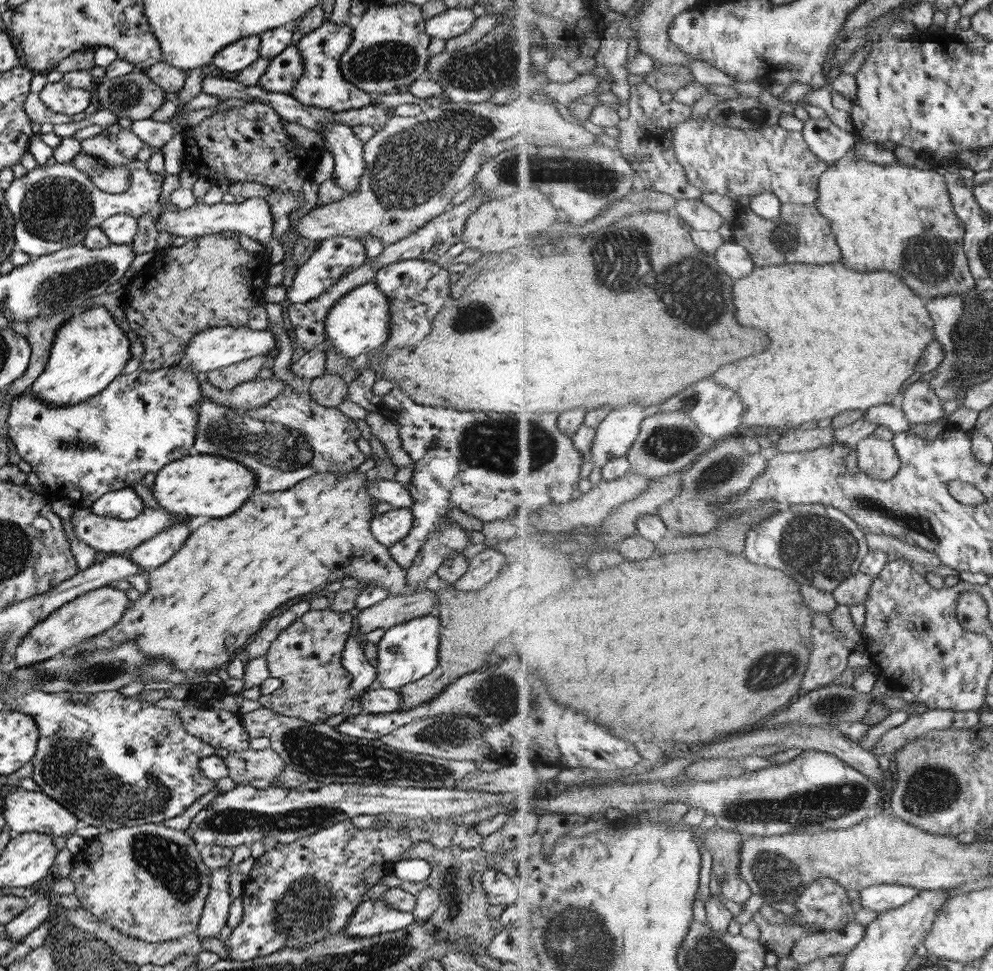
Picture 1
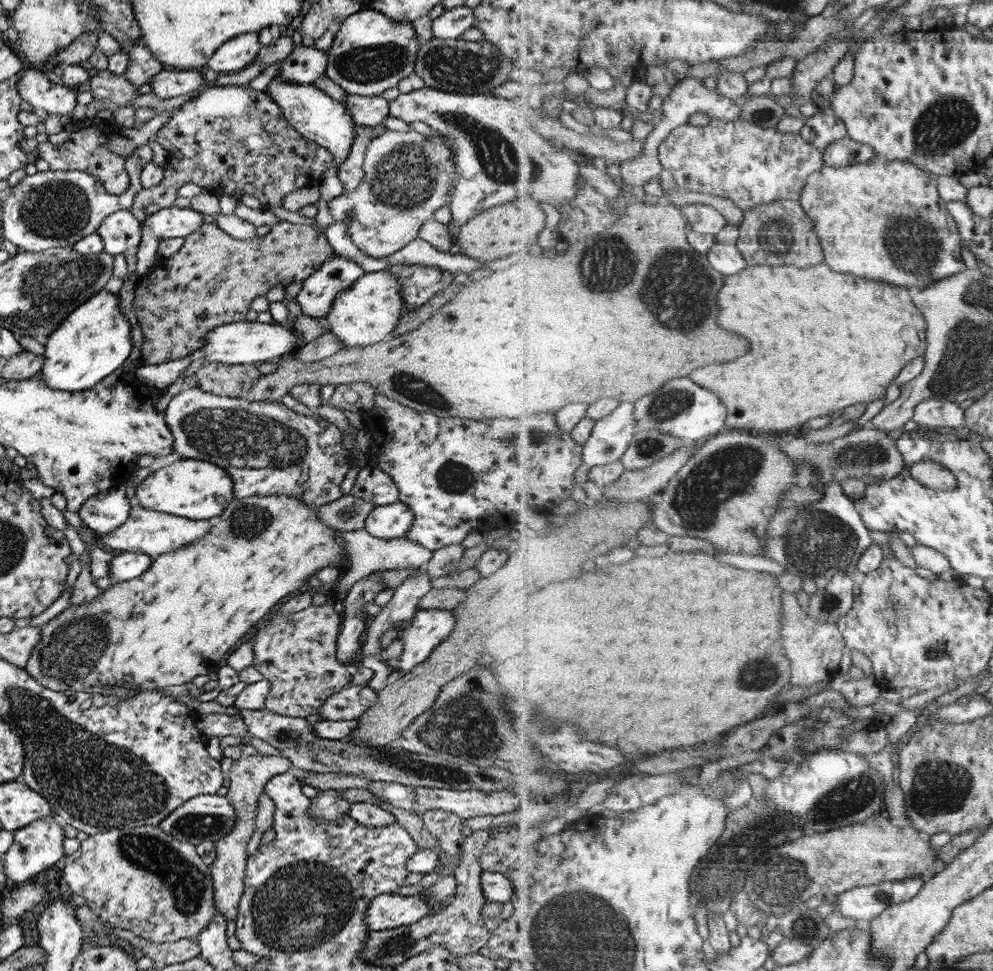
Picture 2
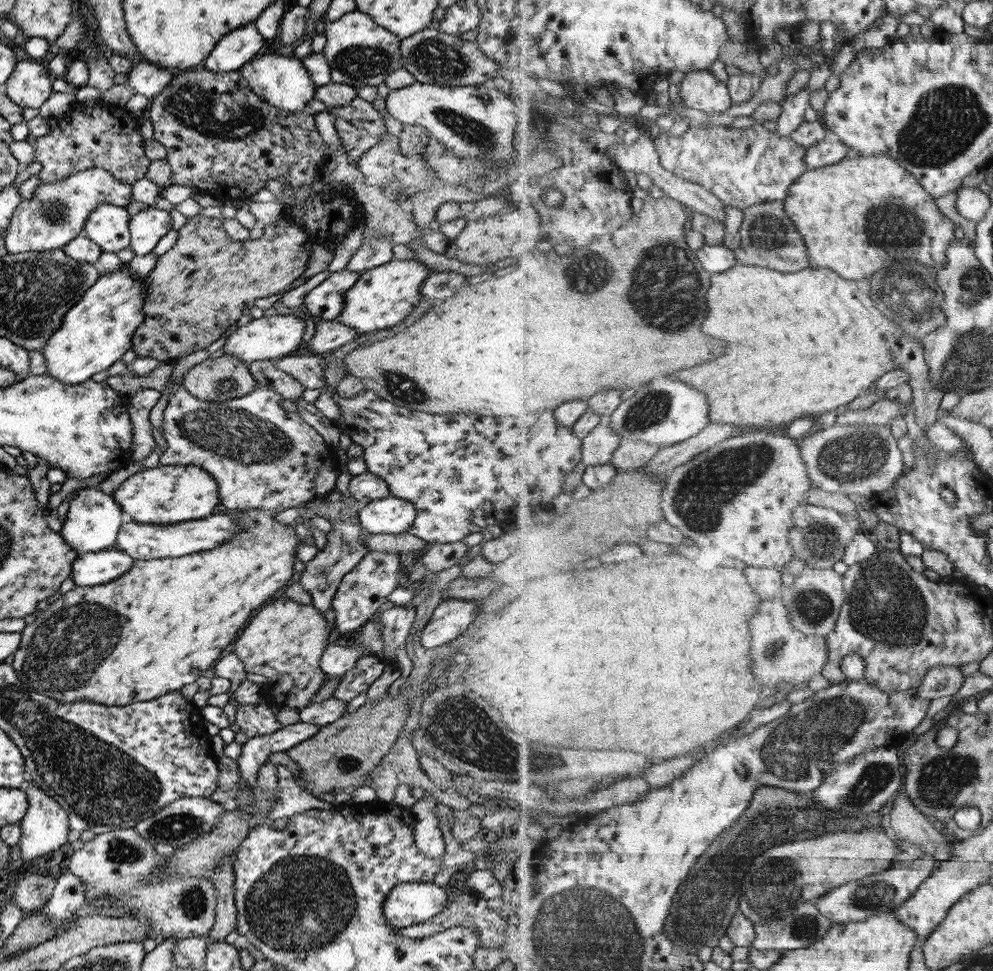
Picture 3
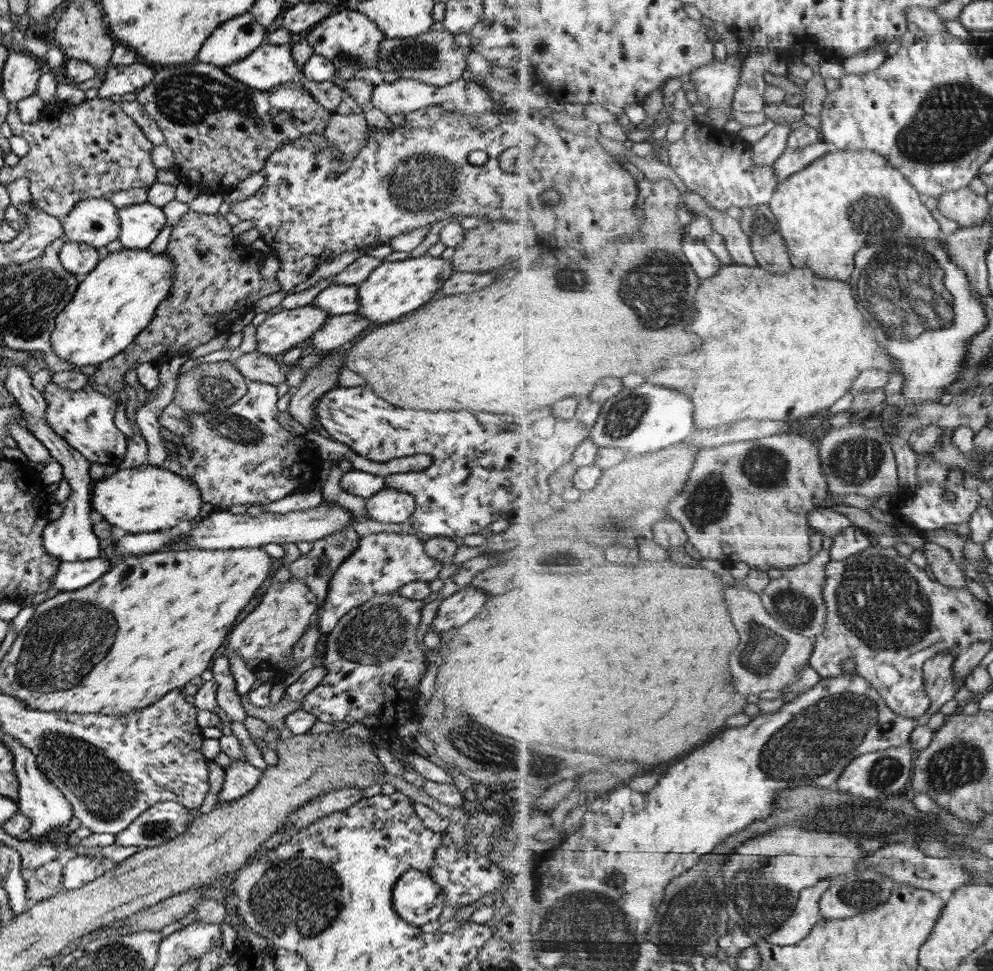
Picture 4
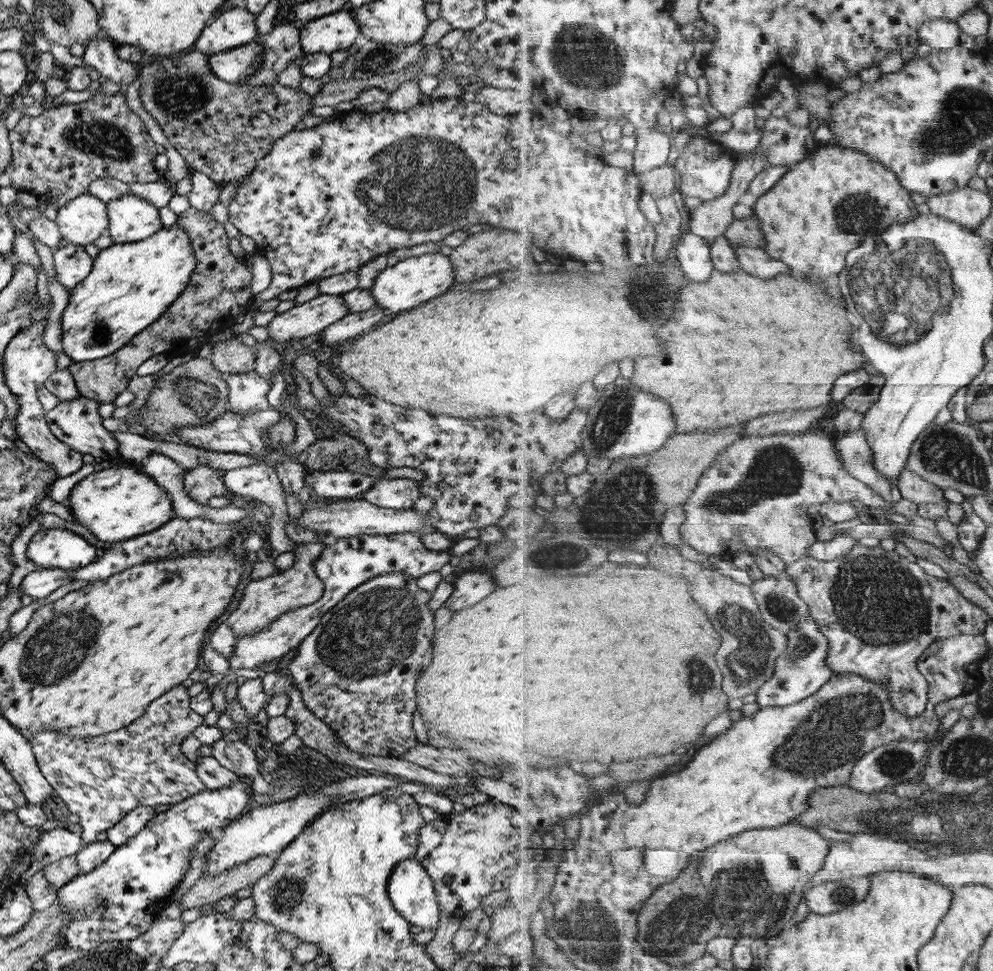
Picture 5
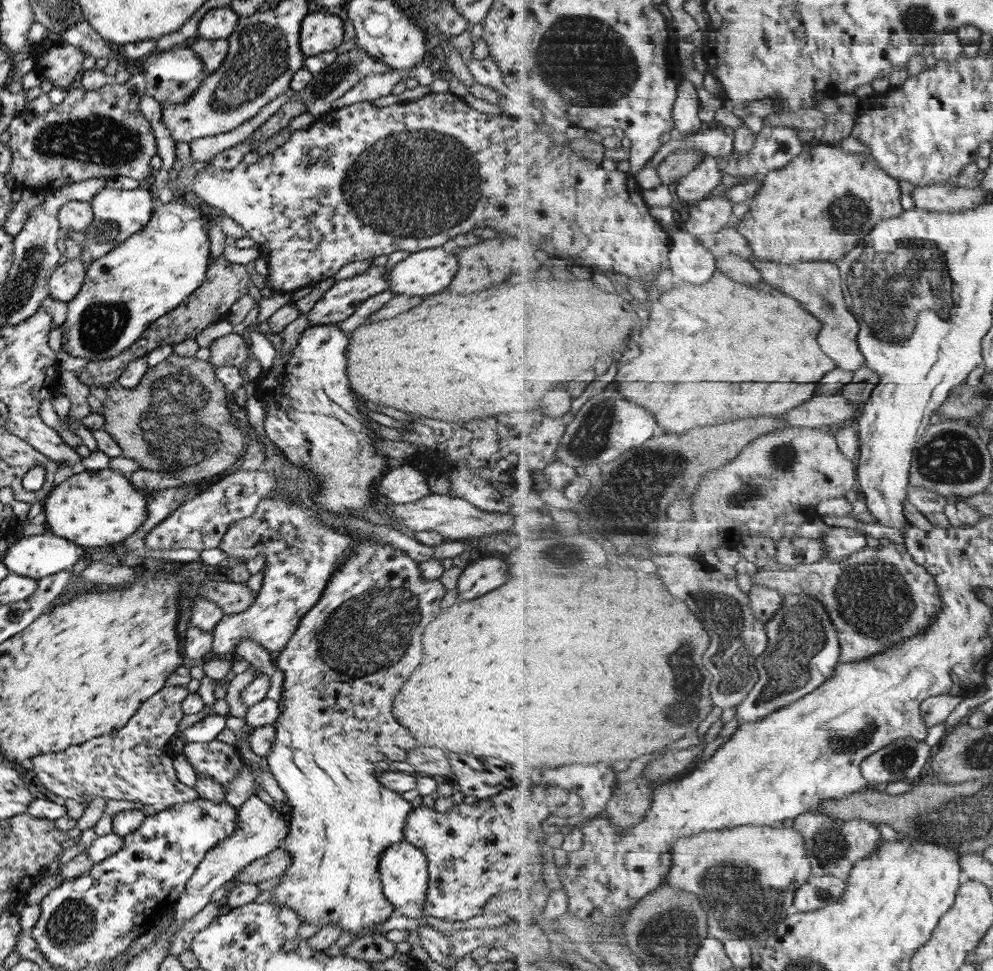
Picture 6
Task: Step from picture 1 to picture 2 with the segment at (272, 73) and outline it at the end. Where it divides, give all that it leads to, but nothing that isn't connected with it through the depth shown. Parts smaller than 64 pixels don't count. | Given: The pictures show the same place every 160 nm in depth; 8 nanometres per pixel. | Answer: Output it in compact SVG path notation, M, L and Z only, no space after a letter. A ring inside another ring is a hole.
M299 45L281 60L280 65L276 75L284 81L312 84L326 72L326 53L311 46Z

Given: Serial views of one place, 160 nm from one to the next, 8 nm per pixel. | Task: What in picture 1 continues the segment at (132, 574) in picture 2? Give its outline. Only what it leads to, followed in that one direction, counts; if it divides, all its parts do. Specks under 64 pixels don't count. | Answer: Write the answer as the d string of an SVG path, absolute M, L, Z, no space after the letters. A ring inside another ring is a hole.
M168 513L174 518L174 522L163 532L138 544L129 552L128 559L136 566L150 571L156 566L162 565L172 554L176 553L180 544L183 544L191 534L189 517Z

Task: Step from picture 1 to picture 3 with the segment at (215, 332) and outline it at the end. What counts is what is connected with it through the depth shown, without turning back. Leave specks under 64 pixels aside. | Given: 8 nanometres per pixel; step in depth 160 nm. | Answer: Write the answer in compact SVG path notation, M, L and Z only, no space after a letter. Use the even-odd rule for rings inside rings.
M301 314L273 315L251 319L245 326L237 328L225 337L221 349L225 355L231 355L245 364L260 360L277 360L289 355L301 343L304 323Z

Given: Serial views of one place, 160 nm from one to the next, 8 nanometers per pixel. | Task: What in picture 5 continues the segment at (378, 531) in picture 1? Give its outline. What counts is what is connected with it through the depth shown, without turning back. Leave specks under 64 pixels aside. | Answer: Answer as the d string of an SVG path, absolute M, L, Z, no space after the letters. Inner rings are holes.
M377 478L363 494L363 500L388 509L408 509L419 498L419 487L405 478Z

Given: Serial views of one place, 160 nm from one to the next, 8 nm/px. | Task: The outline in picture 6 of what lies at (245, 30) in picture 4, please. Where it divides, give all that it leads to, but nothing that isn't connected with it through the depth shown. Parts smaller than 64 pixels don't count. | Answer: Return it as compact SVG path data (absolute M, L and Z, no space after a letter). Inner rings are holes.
M230 7L203 9L202 17L196 26L196 38L203 37L207 40L226 39L231 35L238 21L238 14Z

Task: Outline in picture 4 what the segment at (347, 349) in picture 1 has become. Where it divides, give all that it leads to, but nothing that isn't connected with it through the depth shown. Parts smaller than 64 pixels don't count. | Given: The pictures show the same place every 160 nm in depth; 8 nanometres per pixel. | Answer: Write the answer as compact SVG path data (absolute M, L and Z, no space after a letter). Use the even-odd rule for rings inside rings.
M427 254L415 259L382 262L358 285L359 306L355 313L371 320L372 327L396 322L438 295L440 286L452 272L453 269L441 257Z

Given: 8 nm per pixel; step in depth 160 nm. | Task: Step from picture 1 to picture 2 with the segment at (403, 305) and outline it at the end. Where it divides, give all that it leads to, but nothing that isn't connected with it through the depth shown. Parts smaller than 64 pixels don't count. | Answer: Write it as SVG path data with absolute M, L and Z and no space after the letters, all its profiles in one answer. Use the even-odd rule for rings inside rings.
M387 265L383 270L385 270L385 272L389 272L391 276L397 277L400 282L400 293L404 302L403 314L421 306L421 304L429 300L431 296L437 294L440 290L443 290L452 282L451 273L437 269L433 266Z

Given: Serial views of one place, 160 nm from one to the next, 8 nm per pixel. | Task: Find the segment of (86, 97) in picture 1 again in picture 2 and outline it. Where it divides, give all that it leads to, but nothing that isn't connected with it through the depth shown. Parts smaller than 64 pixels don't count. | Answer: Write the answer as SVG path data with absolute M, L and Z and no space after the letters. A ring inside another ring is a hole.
M24 66L20 70L16 91L20 100L25 100L38 111L69 116L76 93L69 86L51 83L45 73L34 67Z

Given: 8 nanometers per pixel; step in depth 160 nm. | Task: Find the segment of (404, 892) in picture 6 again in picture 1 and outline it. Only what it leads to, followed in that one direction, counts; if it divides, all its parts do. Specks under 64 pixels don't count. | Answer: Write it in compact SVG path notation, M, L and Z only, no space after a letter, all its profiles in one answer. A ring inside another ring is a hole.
M365 899L358 904L341 933L362 939L396 931L413 922L410 912L395 910L381 899Z

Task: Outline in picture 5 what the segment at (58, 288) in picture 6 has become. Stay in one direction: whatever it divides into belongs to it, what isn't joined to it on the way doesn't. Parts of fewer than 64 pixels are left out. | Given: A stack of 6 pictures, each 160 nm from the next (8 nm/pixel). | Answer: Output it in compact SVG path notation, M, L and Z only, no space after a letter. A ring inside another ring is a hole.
M65 243L52 252L54 278L65 289L72 289L80 280L89 275L93 262L83 250L83 246Z

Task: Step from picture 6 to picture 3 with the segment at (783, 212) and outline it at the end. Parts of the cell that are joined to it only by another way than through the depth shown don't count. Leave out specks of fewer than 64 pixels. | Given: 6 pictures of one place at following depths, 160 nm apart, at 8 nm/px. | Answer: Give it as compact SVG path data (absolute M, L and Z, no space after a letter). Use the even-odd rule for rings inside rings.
M852 155L838 163L807 170L790 186L783 204L786 214L805 239L811 267L830 269L849 280L867 279L871 286L871 276L879 276L879 272L891 268L891 264L917 262L917 266L929 266L936 271L949 266L948 250L955 240L956 226L937 208L935 199L894 158Z

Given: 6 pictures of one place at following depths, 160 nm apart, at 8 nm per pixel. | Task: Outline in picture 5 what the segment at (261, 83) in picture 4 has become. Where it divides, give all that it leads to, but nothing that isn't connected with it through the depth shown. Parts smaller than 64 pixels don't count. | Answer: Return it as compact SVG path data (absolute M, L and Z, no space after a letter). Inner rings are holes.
M258 42L236 46L206 57L211 72L228 83L237 83L254 75L260 65L262 46Z

